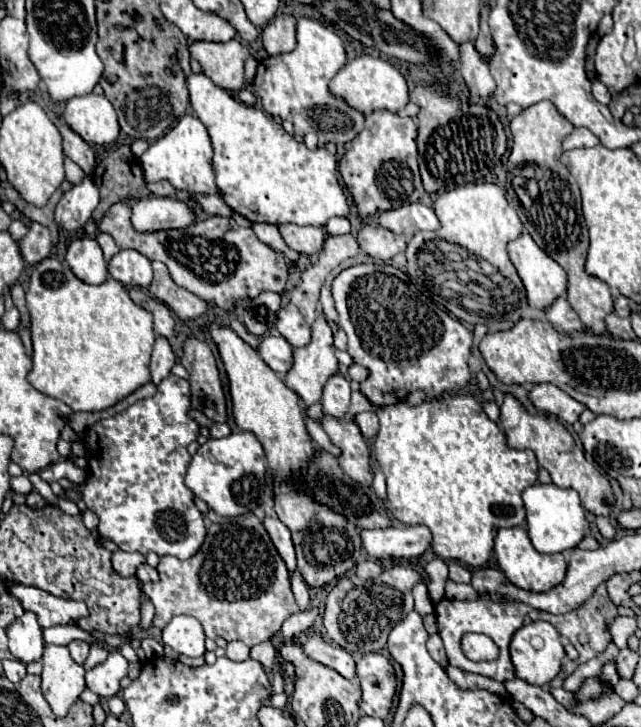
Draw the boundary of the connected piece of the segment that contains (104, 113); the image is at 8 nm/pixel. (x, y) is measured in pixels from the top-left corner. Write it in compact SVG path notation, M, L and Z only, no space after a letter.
M89 93L69 99L63 119L89 145L107 145L119 137L117 113L103 95Z

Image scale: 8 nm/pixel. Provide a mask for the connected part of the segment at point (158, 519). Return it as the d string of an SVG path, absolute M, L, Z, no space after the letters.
M169 375L157 385L155 397L137 401L111 419L97 421L81 439L85 445L87 481L79 485L79 495L99 517L99 535L111 539L121 551L139 551L143 555L155 551L159 557L173 555L177 559L189 559L205 541L205 523L195 505L195 493L183 483L191 461L187 445L199 435L199 423L189 417L189 411L189 383Z

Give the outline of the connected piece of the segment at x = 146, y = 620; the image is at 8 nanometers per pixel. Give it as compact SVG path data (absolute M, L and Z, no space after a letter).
M143 601L143 603L141 603L141 623L139 623L139 629L141 629L141 631L147 631L147 629L151 627L153 615L155 615L153 603L151 603L151 601Z

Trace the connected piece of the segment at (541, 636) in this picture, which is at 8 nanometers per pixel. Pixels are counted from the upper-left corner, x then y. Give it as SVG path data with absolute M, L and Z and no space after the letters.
M531 621L531 623L523 625L521 629L517 629L511 639L509 653L511 653L511 661L515 665L515 675L519 679L523 679L531 685L539 685L539 687L545 687L551 683L551 679L555 679L555 675L561 669L561 659L565 657L563 645L559 641L559 633L547 621Z

